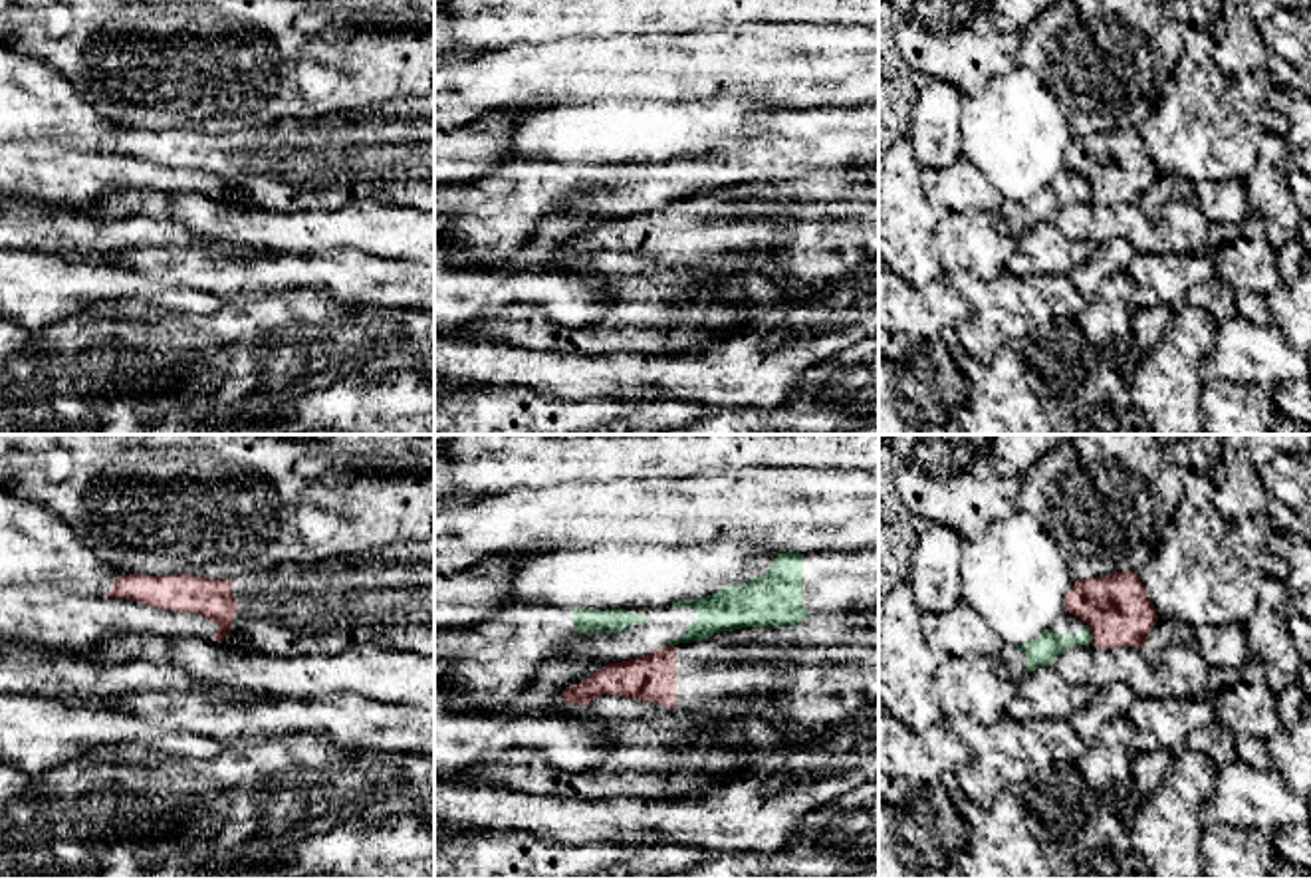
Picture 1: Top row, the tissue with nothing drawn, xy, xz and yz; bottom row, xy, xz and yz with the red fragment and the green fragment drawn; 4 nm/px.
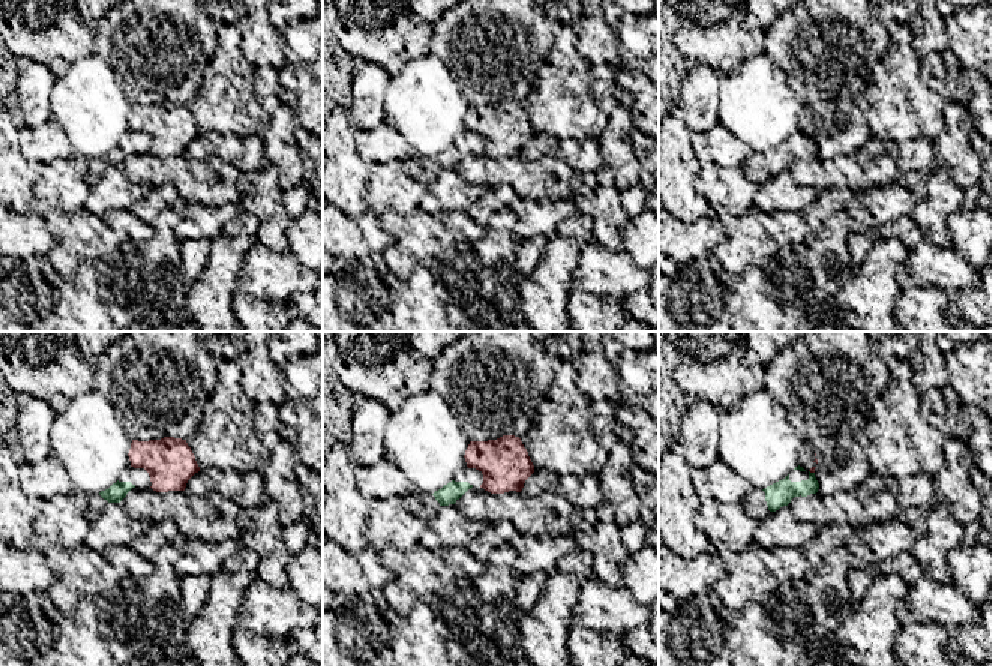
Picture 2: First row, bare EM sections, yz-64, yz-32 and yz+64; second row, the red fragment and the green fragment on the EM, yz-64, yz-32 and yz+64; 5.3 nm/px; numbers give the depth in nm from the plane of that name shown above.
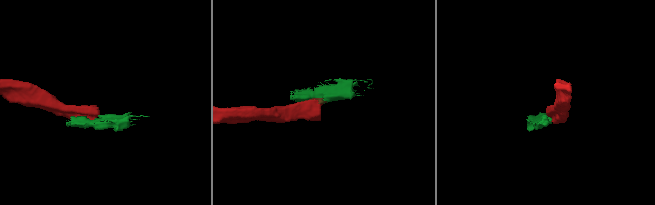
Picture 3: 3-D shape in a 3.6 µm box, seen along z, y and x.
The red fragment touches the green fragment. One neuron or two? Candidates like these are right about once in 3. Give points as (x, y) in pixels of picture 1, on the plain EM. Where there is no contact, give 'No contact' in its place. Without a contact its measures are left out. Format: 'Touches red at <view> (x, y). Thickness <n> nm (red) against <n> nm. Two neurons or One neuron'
Touches red at yz (1091, 185). Thickness 260 nm (red) against 120 nm. Two neurons

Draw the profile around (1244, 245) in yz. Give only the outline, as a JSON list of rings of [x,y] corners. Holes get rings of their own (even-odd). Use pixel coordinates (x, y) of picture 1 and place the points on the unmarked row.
[[[1255,214],[1242,222],[1212,222],[1206,252],[1214,260],[1216,278],[1234,288],[1238,314],[1255,325],[1269,323],[1265,300],[1281,276],[1263,222]]]

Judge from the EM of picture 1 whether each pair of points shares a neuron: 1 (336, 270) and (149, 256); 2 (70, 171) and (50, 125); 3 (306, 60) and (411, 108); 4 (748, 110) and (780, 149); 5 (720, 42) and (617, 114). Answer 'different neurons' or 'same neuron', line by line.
1: same neuron
2: different neurons
3: different neurons
4: different neurons
5: different neurons

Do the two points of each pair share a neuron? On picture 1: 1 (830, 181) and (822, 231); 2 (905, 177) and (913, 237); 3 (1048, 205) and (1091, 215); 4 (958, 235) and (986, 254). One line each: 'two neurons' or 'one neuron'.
1: one neuron
2: one neuron
3: two neurons
4: one neuron

